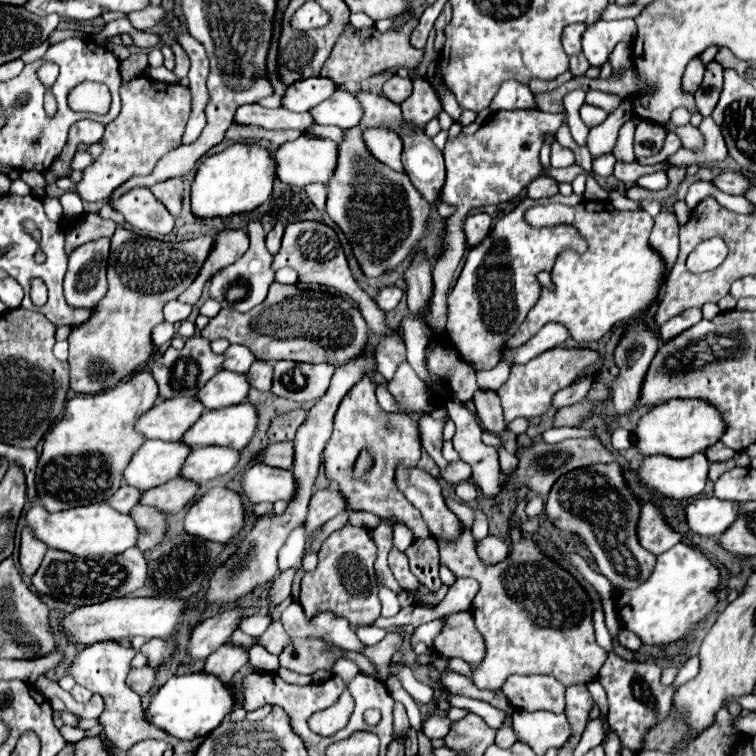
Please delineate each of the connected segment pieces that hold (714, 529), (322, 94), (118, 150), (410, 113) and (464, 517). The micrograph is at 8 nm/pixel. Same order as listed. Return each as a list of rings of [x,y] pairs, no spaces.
[[[698,498],[686,508],[686,522],[694,534],[720,536],[738,516],[738,504],[718,498]]]
[[[306,78],[290,84],[282,96],[282,108],[290,112],[308,112],[334,94],[334,82],[326,78]]]
[[[146,76],[134,80],[122,80],[120,88],[122,110],[106,124],[100,140],[102,154],[82,172],[82,180],[76,192],[86,202],[108,200],[112,192],[132,176],[146,176],[154,170],[154,164],[170,150],[182,146],[182,134],[192,112],[192,96],[186,86],[164,84]]]
[[[416,78],[412,94],[400,104],[400,108],[404,112],[406,122],[424,126],[426,122],[438,116],[438,112],[442,110],[442,104],[438,100],[438,94],[430,86],[430,82],[426,78]]]
[[[446,500],[446,504],[448,504],[448,508],[450,508],[462,522],[466,522],[468,526],[472,526],[472,522],[474,522],[474,514],[472,514],[470,506],[466,506],[466,504],[458,504],[458,502],[454,502],[454,500]]]

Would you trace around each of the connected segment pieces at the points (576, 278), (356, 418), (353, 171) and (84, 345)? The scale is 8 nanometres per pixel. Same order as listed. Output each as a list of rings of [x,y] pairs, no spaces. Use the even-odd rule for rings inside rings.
[[[608,200],[602,202],[602,210],[590,210],[588,204],[578,204],[574,208],[564,204],[542,204],[532,206],[526,212],[526,220],[534,228],[572,226],[588,242],[588,248],[584,254],[574,250],[562,250],[558,254],[550,270],[554,290],[542,288],[538,302],[520,324],[518,332],[506,340],[506,348],[528,342],[548,322],[562,324],[576,342],[594,342],[612,326],[650,308],[656,304],[656,298],[660,298],[664,262],[648,246],[648,236],[654,226],[648,212],[618,212]]]
[[[364,376],[358,384],[354,384],[354,388],[350,388],[350,392],[342,398],[342,404],[338,406],[338,412],[334,416],[334,432],[324,448],[324,472],[330,486],[342,492],[342,496],[346,496],[348,506],[374,512],[382,518],[382,524],[372,532],[374,542],[378,546],[376,574],[382,578],[384,586],[390,588],[394,594],[400,594],[402,588],[392,576],[386,562],[392,546],[392,524],[394,522],[406,524],[416,538],[430,536],[430,530],[426,528],[426,522],[422,520],[422,514],[418,512],[418,508],[414,508],[396,486],[396,466],[406,464],[414,468],[418,460],[420,460],[420,440],[418,440],[414,422],[404,414],[384,412],[376,400],[374,384],[370,382],[368,376]],[[362,450],[368,450],[374,456],[374,468],[370,468],[368,478],[364,482],[358,482],[352,478],[352,468]]]
[[[358,126],[344,130],[344,138],[338,144],[338,164],[326,188],[326,212],[350,240],[354,256],[368,278],[394,270],[418,246],[430,222],[430,204],[422,200],[406,172],[394,172],[370,156]]]
[[[122,226],[116,228],[110,240],[108,292],[94,306],[94,316],[90,316],[86,324],[72,328],[68,338],[70,388],[76,394],[110,390],[152,358],[152,328],[164,320],[164,304],[178,298],[194,282],[210,248],[214,248],[214,236],[174,244],[132,234]]]

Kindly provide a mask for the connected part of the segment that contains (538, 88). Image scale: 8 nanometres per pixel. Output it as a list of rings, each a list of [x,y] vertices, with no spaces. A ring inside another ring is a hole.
[[[564,72],[562,76],[556,76],[554,80],[530,80],[530,90],[532,92],[550,92],[550,90],[554,90],[554,88],[558,88],[560,84],[564,84],[566,80],[570,80],[572,78],[572,74],[570,72]]]

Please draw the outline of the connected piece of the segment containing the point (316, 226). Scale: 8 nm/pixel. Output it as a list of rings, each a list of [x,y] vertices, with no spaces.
[[[304,220],[304,222],[294,222],[290,226],[286,226],[284,238],[282,238],[282,248],[280,252],[274,256],[274,264],[272,268],[284,268],[290,266],[300,274],[300,282],[306,286],[318,284],[318,286],[326,286],[330,290],[336,290],[348,298],[352,298],[356,302],[356,306],[360,308],[364,320],[368,322],[368,328],[378,336],[384,338],[392,328],[386,326],[384,320],[384,312],[374,304],[374,300],[358,286],[358,282],[354,282],[346,254],[342,250],[342,244],[338,240],[338,234],[322,224],[322,222],[312,222],[312,220]]]

